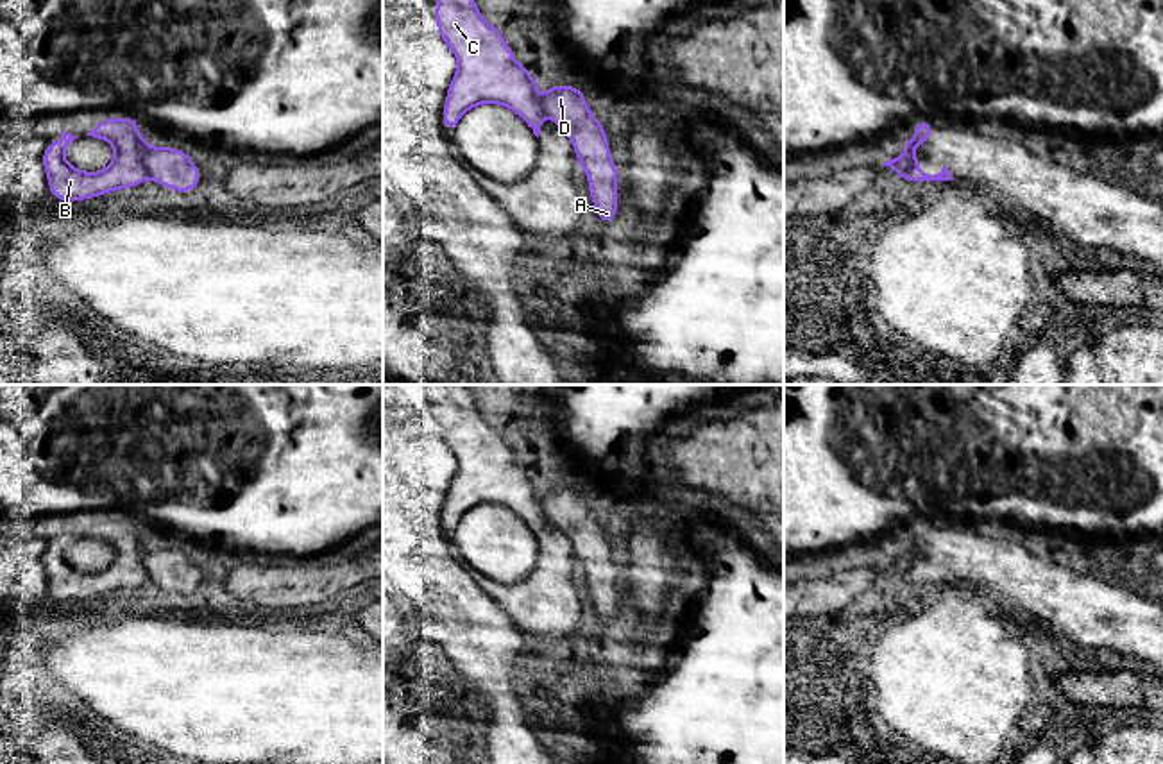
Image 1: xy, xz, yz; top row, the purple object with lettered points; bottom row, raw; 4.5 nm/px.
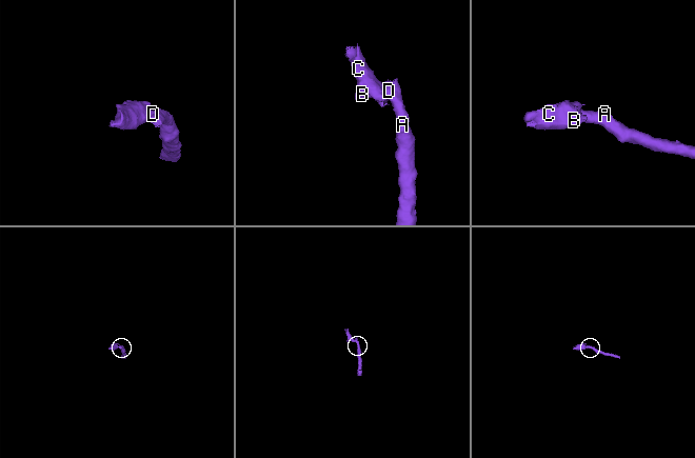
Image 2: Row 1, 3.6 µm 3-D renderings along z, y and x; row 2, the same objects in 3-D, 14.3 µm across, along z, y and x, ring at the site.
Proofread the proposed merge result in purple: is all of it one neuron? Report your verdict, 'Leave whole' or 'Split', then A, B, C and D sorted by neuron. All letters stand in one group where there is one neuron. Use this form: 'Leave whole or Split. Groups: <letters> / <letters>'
Split. Groups: A D / B C

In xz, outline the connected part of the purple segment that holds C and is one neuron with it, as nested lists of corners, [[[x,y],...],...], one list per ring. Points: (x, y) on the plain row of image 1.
[[[449,385],[449,392],[437,399],[435,419],[438,435],[458,462],[458,471],[449,485],[442,514],[446,530],[451,533],[465,512],[490,503],[510,508],[539,539],[540,522],[546,519],[544,508],[537,499],[540,488],[526,467],[515,462],[501,433],[481,417],[465,385]]]

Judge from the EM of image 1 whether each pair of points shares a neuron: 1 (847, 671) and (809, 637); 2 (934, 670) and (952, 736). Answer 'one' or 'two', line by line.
1: one
2: one

